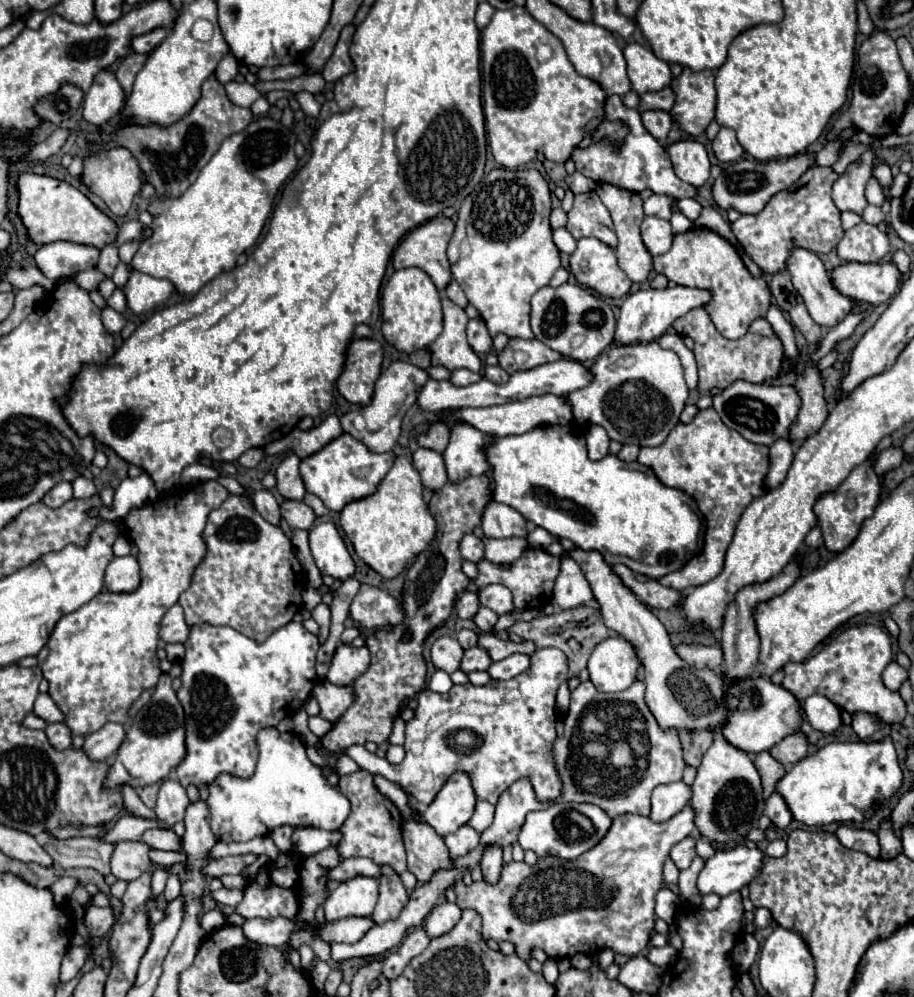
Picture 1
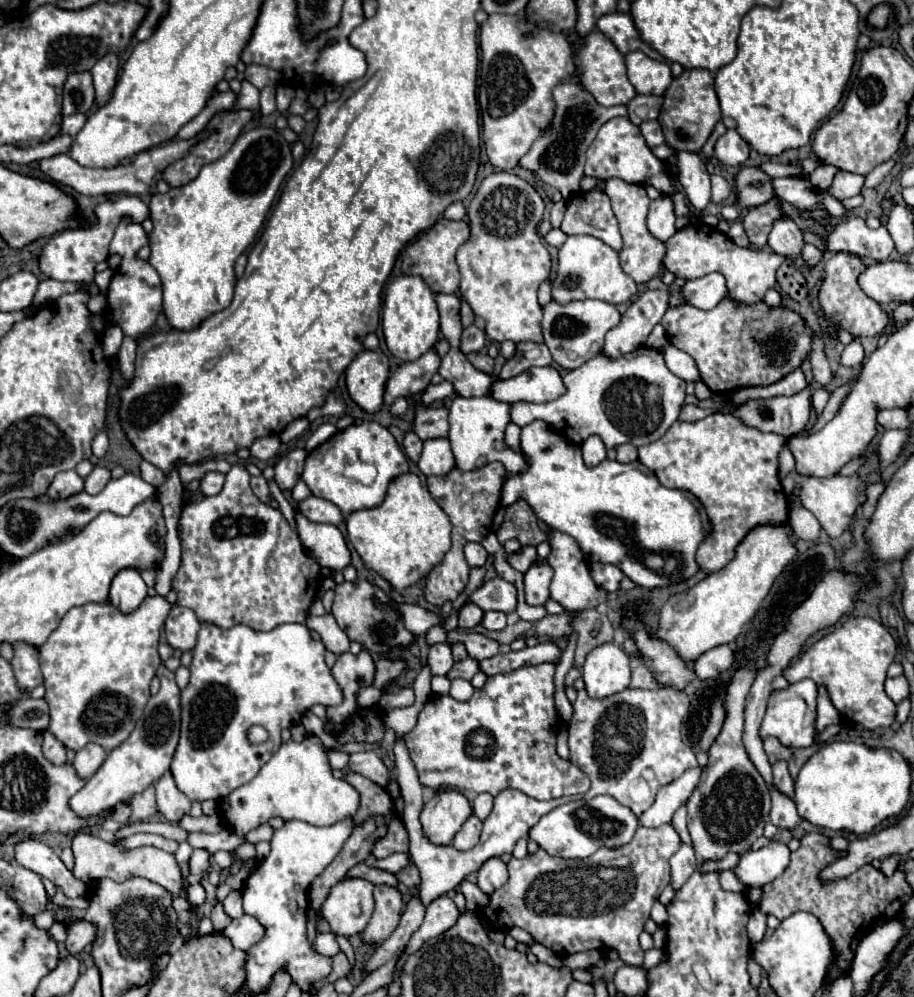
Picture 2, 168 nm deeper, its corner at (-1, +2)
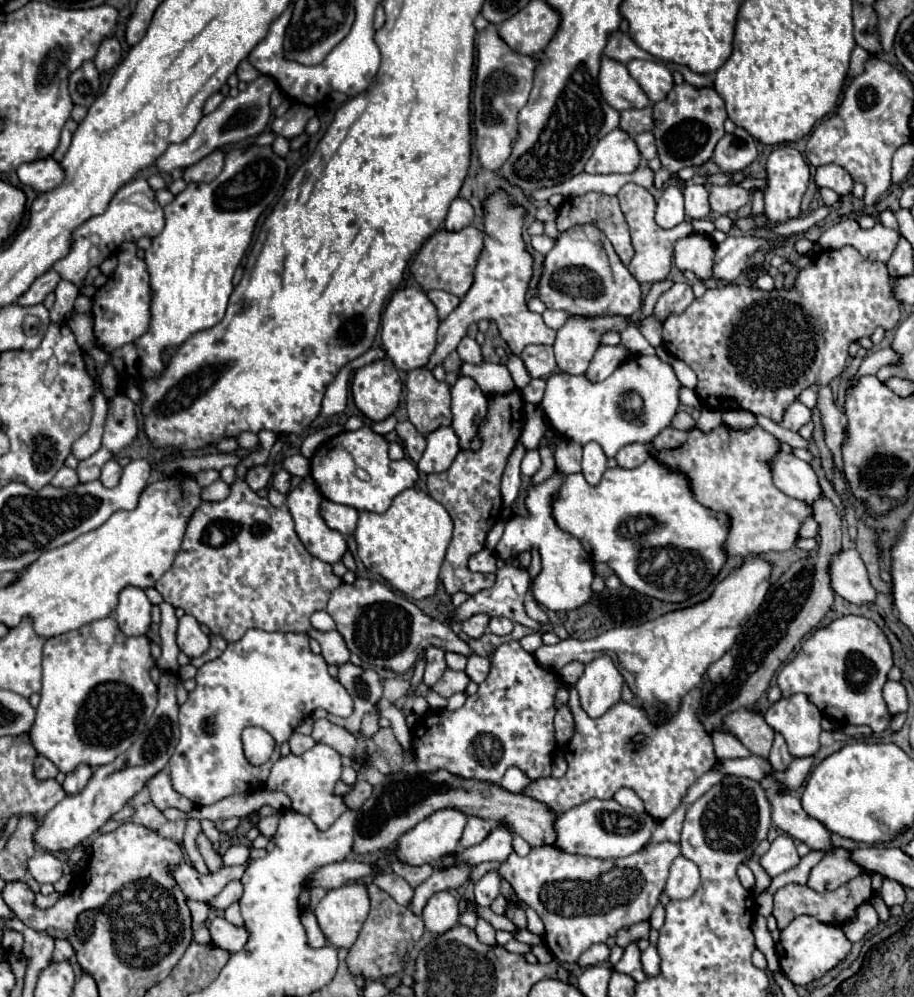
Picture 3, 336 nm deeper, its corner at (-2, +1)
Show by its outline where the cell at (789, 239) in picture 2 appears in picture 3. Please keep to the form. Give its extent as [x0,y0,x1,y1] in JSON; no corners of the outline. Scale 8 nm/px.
[765,145,809,223]

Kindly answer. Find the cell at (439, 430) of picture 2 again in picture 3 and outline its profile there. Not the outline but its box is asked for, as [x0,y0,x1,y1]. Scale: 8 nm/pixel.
[407,369,451,435]

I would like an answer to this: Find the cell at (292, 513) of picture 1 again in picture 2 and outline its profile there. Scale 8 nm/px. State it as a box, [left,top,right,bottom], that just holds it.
[296,496,342,524]

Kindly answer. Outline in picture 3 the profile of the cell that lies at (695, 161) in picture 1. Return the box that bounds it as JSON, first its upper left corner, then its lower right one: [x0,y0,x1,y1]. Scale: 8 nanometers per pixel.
[685,183,709,219]

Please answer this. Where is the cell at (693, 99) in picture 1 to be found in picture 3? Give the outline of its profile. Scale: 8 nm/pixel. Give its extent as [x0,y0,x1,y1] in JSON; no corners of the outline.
[653,83,727,187]

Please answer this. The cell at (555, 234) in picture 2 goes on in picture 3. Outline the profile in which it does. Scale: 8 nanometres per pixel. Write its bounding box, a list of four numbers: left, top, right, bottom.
[531,235,555,253]

